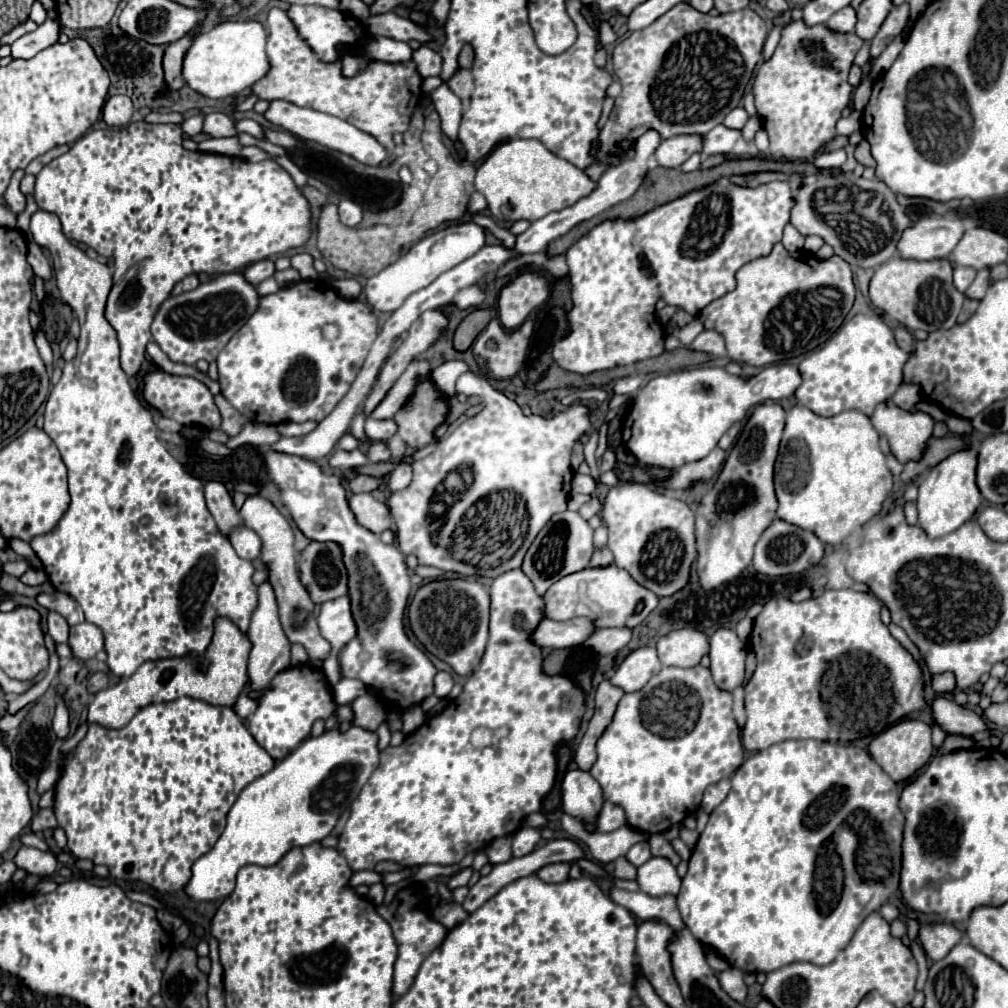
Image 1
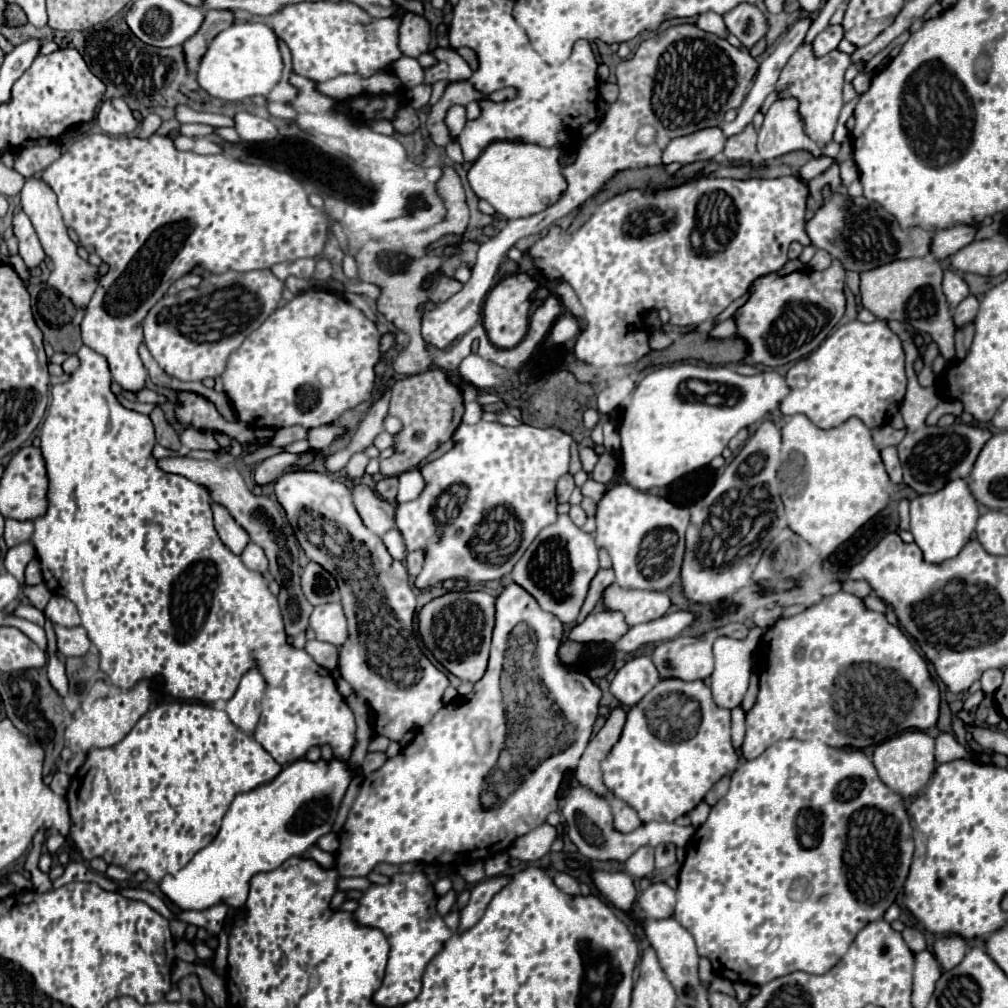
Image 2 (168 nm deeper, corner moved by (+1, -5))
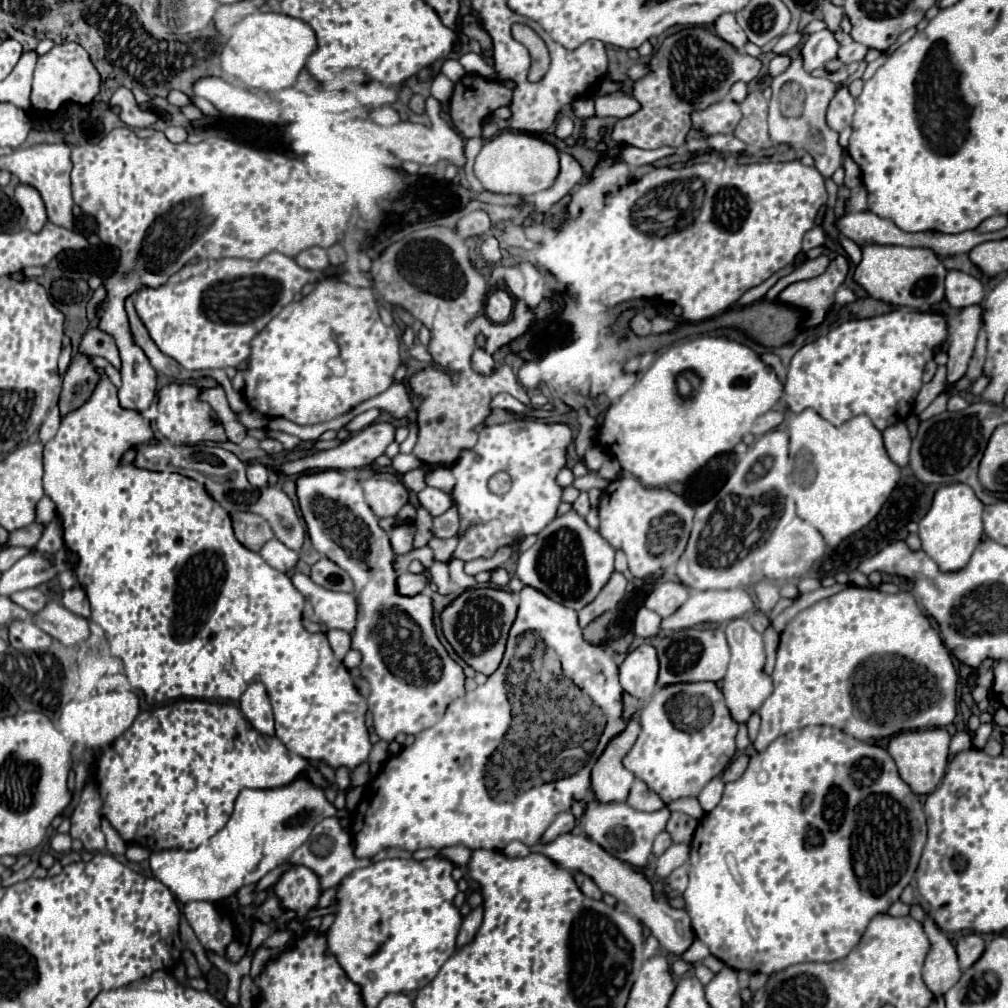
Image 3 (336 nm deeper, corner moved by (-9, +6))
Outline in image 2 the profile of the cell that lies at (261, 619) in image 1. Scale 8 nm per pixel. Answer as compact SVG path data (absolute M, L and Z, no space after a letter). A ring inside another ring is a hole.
M250 669L240 685L236 695L228 701L226 713L230 717L230 721L240 727L242 731L254 731L260 719L260 701L262 701L262 693L264 693L266 681L264 677L258 673L258 669Z

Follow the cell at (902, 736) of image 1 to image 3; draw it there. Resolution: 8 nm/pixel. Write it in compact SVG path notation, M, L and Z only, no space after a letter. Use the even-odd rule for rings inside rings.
M928 728L928 730L908 730L890 738L888 752L894 758L900 778L920 796L930 794L942 780L948 764L948 744L950 734L944 728Z

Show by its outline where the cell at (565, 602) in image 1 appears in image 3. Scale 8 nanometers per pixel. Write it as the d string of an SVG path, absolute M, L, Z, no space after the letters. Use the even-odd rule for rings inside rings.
M660 582L654 586L654 590L646 596L644 606L648 610L654 610L662 618L670 616L674 610L678 610L686 598L688 598L688 588L684 588L678 582Z

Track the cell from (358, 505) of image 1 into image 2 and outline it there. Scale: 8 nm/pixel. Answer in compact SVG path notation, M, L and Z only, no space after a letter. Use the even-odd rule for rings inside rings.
M358 483L354 487L354 505L364 521L364 525L376 533L384 535L394 527L394 505L380 499L376 491L364 483Z

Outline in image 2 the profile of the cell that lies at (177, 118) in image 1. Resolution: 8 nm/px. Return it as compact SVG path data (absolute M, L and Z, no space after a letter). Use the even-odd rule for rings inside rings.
M154 113L146 115L142 121L142 127L140 127L140 137L144 137L144 139L150 137L160 127L160 123L162 123L162 119L158 115L154 115Z

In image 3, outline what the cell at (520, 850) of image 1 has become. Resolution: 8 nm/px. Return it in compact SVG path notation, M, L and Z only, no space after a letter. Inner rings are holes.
M560 812L560 814L556 816L556 820L552 822L552 826L548 826L548 830L542 834L540 844L548 844L548 842L556 840L560 834L570 832L570 830L574 828L574 822L576 822L576 820L574 820L572 812Z

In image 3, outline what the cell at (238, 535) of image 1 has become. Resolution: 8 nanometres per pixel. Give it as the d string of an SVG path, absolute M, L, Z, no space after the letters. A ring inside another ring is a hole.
M276 538L268 540L268 542L262 546L260 556L262 556L272 568L276 568L276 570L280 570L280 572L288 572L288 570L296 564L296 560L298 560L298 554L296 554L294 550L286 548L286 546L284 546L282 542L278 542Z

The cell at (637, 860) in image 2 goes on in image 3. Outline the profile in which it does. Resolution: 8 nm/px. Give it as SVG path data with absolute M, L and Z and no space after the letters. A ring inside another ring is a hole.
M660 832L660 834L656 836L656 840L654 840L652 854L654 854L654 856L660 856L662 852L666 852L666 850L668 850L668 846L670 846L670 844L672 844L672 840L670 840L668 832Z

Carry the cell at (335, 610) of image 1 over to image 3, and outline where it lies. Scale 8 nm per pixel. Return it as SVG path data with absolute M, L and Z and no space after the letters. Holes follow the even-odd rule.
M292 574L292 584L314 606L316 616L326 628L352 632L356 628L356 600L352 594L340 594L316 586L306 574Z

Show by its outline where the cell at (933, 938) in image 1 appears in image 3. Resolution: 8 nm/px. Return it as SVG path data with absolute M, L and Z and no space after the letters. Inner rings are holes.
M966 934L966 936L960 936L958 944L956 944L956 952L958 952L958 960L960 960L960 966L962 970L966 970L968 966L972 966L980 954L984 952L986 944L982 940L982 936L978 934Z

